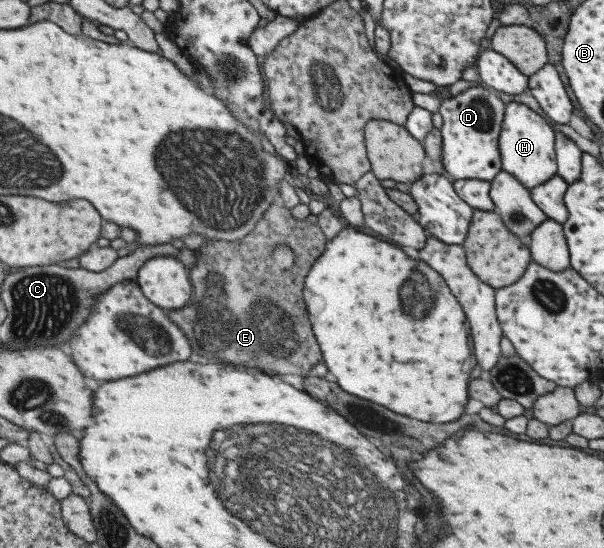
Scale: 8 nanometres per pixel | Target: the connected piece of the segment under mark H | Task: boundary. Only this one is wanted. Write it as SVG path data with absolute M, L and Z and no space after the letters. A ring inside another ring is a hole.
M508 102L505 105L498 138L501 169L512 174L528 189L550 179L557 170L554 138L553 129L539 114L522 103Z

